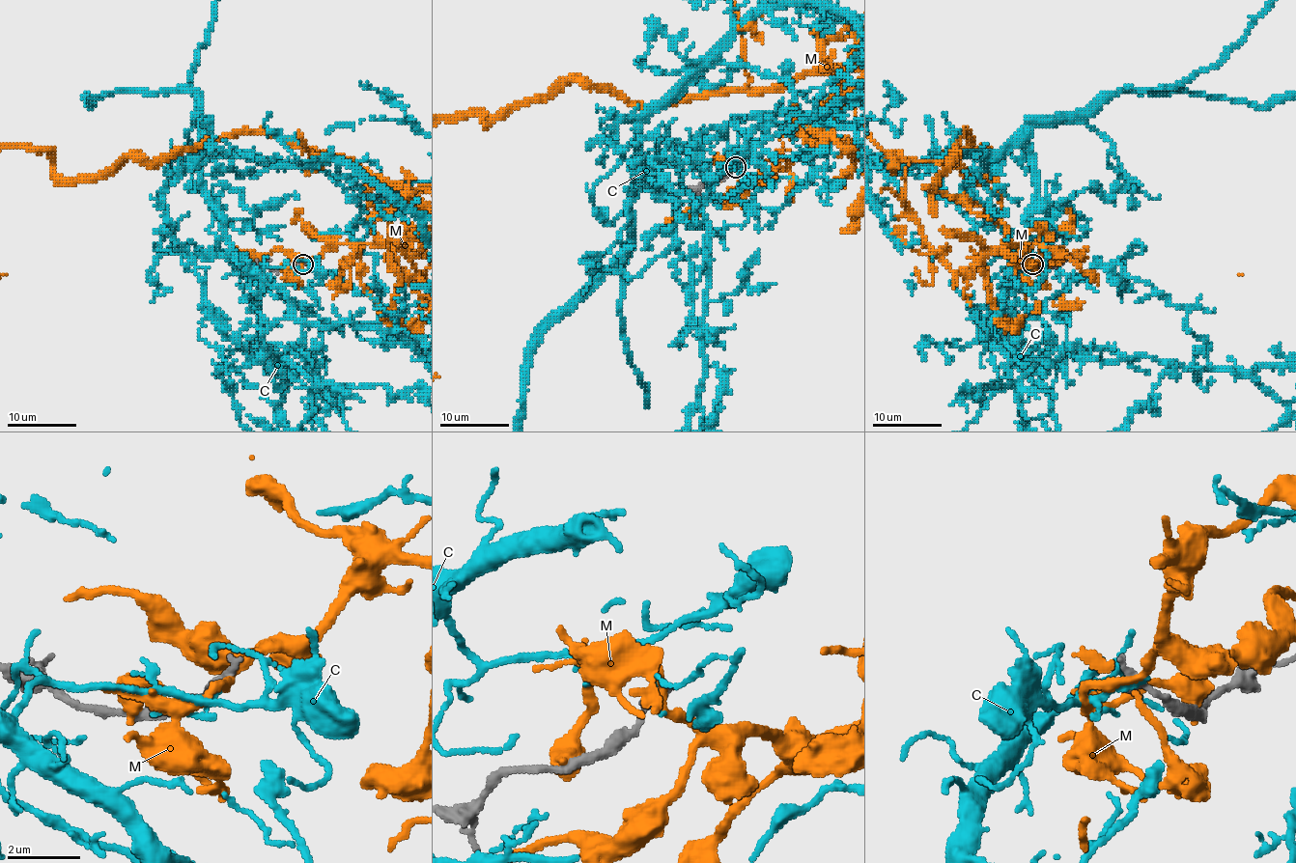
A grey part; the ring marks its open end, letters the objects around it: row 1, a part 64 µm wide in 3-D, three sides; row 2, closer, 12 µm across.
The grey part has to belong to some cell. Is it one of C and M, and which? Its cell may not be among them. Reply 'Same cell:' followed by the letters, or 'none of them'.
Same cell: none of them

